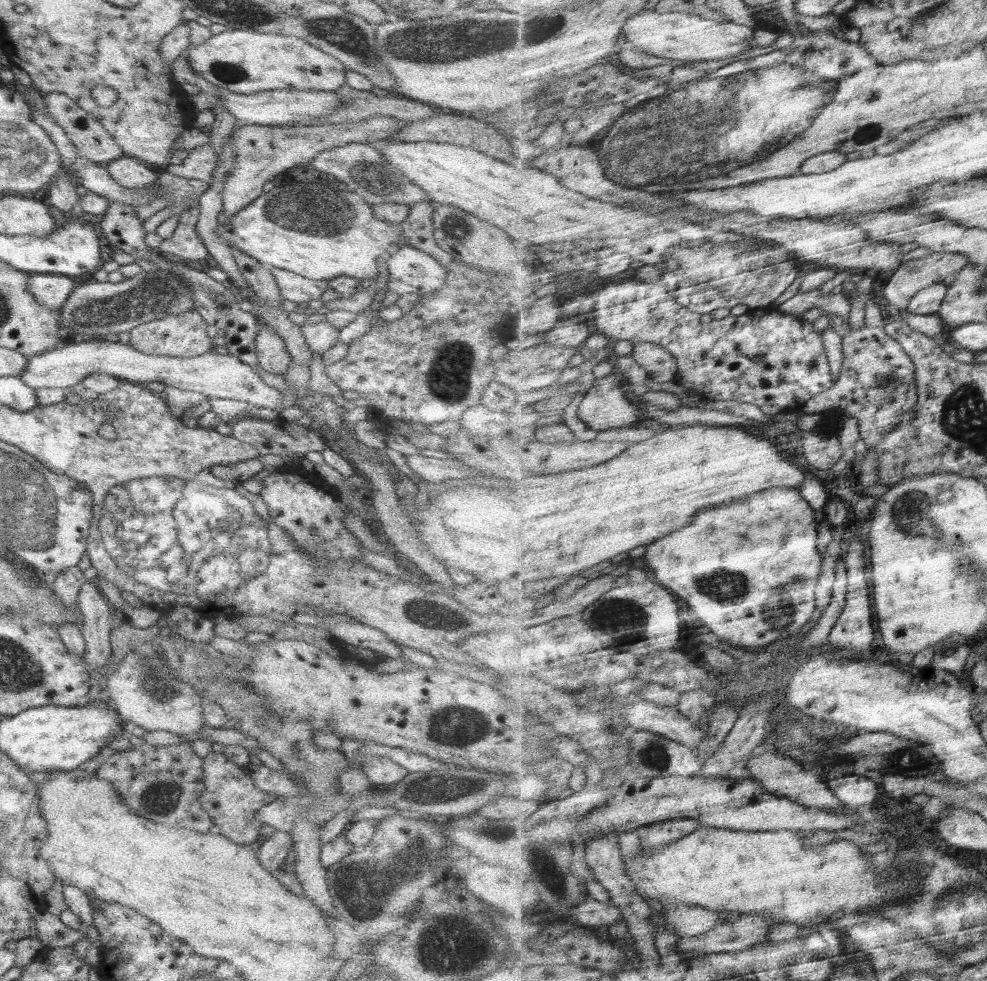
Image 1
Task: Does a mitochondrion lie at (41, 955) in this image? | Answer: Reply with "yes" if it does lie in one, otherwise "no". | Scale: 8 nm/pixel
no

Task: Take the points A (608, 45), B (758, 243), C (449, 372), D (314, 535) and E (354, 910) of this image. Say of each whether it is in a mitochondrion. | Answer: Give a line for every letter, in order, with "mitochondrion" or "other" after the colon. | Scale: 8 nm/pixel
A: other
B: other
C: mitochondrion
D: mitochondrion
E: other

